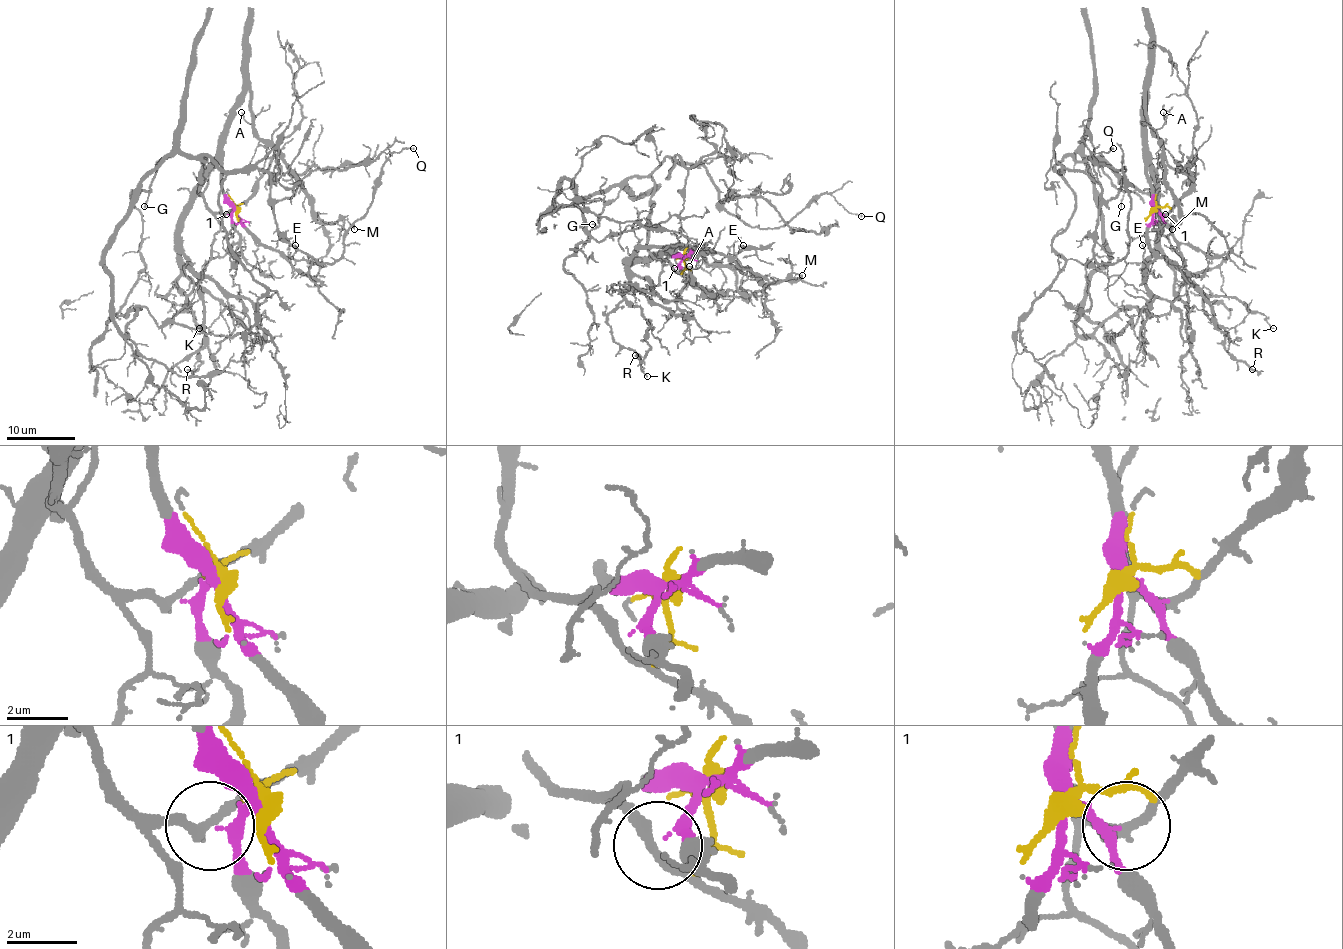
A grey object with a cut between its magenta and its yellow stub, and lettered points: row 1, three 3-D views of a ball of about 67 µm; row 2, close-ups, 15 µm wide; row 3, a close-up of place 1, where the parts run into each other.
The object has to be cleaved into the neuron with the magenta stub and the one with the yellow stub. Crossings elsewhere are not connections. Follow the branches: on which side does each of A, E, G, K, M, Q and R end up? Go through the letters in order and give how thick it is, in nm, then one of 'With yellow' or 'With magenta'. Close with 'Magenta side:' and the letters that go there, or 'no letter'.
A: Thickness 110 nm. With magenta
E: Thickness 110 nm. With magenta
G: Thickness 140 nm. With yellow
K: Thickness 100 nm. With magenta
M: Thickness 170 nm. With magenta
Q: Thickness 90 nm. With yellow
R: Thickness 140 nm. With magenta
Magenta side: A, E, K, M, R

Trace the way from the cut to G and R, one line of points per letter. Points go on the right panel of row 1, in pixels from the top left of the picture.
G: (1153, 210), (1170, 209), (1158, 214), (1103, 162), (1074, 155), (1093, 155), (1124, 193), (1120, 207)
R: (1153, 210), (1148, 164), (1158, 245), (1203, 296), (1205, 314), (1224, 329), (1227, 350), (1251, 369)

